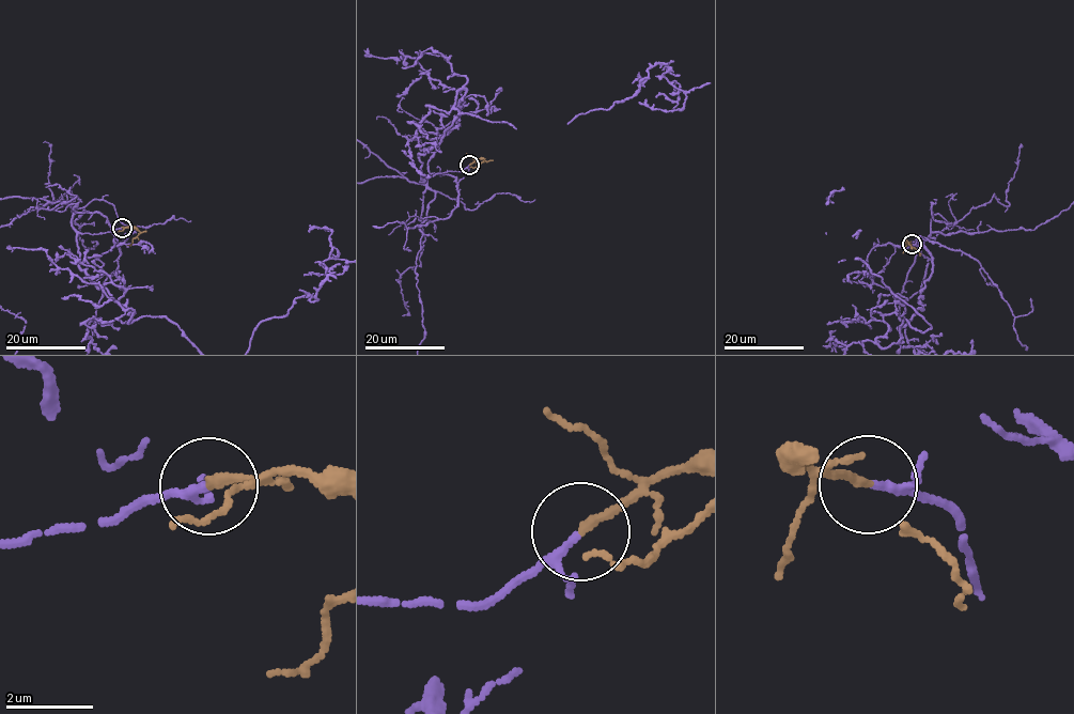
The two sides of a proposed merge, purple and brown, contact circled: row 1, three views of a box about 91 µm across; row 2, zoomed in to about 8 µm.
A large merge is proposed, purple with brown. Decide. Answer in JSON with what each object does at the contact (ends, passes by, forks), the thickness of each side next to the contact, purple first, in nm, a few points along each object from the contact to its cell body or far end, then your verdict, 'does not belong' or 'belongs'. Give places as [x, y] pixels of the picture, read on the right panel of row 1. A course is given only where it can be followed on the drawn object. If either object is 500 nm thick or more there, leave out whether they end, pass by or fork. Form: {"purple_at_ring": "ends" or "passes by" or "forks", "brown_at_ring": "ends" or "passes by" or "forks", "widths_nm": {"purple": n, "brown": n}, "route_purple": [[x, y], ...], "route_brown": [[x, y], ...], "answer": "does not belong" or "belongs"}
{"purple_at_ring": "passes by", "brown_at_ring": "ends", "widths_nm": {"purple": 140, "brown": 200}, "route_purple": [[912, 244], [929, 259], [925, 239], [918, 246], [927, 260], [925, 276]], "route_brown": [[912, 244], [904, 241], [920, 255]], "answer": "belongs"}

